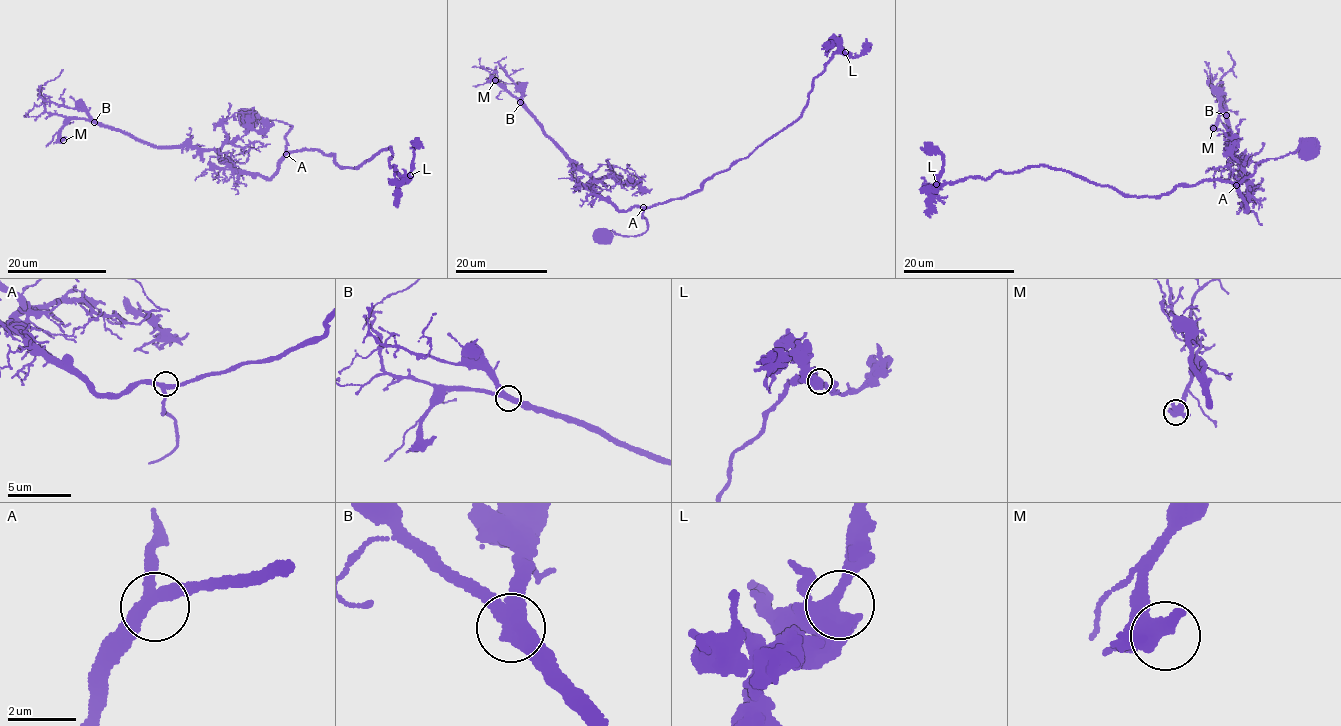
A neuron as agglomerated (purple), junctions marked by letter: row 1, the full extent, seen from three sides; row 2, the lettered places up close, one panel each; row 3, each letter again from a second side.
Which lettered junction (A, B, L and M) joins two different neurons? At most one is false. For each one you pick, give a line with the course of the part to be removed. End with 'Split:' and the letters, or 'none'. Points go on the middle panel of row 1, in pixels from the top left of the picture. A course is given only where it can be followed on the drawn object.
Split: none

